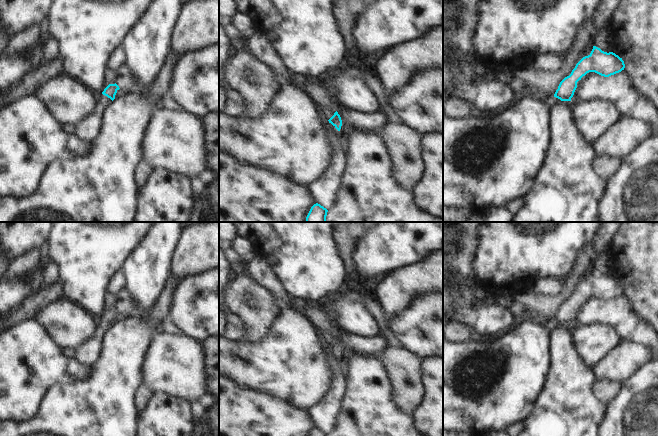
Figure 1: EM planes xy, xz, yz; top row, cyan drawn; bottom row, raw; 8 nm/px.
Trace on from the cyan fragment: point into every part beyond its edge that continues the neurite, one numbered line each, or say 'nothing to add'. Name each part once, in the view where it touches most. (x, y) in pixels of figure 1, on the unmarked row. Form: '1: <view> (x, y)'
1: xy (89, 354)

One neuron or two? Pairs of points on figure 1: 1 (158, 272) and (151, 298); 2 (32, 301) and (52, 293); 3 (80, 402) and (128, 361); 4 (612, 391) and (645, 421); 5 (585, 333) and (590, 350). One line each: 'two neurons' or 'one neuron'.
1: one neuron
2: one neuron
3: one neuron
4: two neurons
5: one neuron

